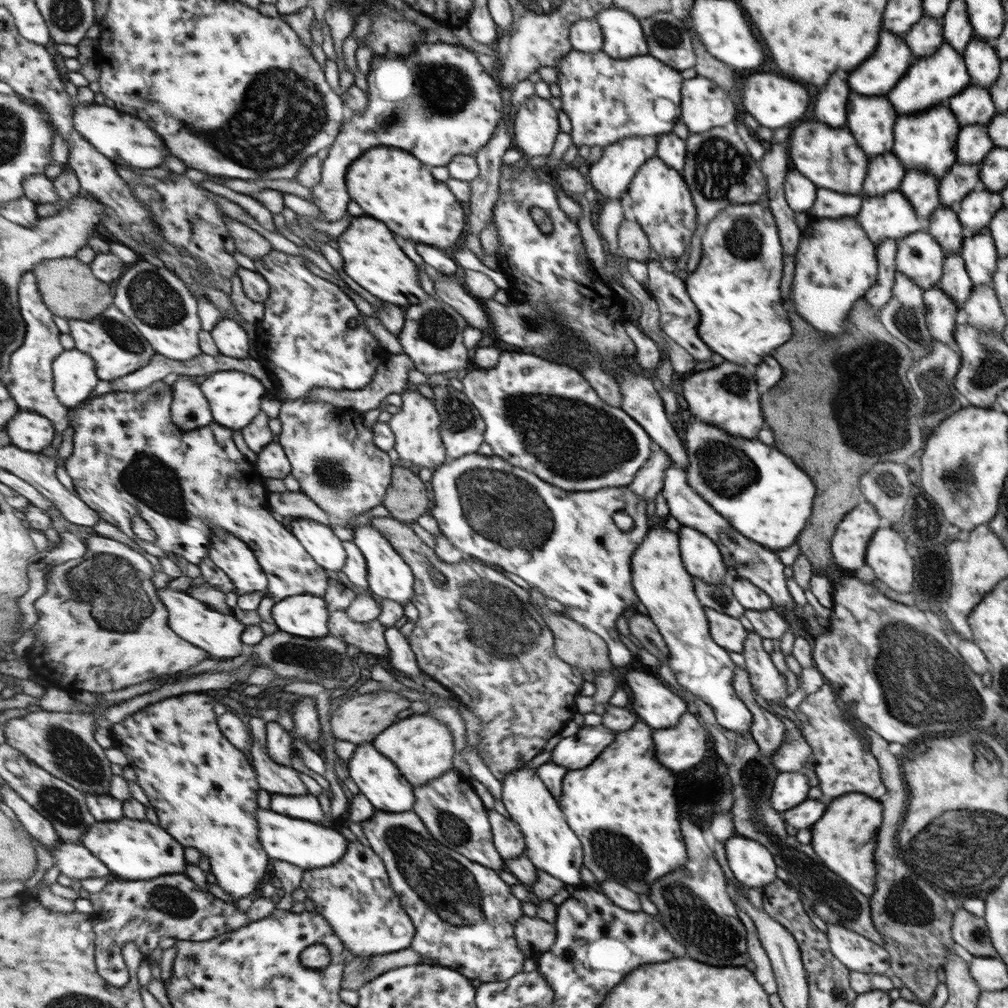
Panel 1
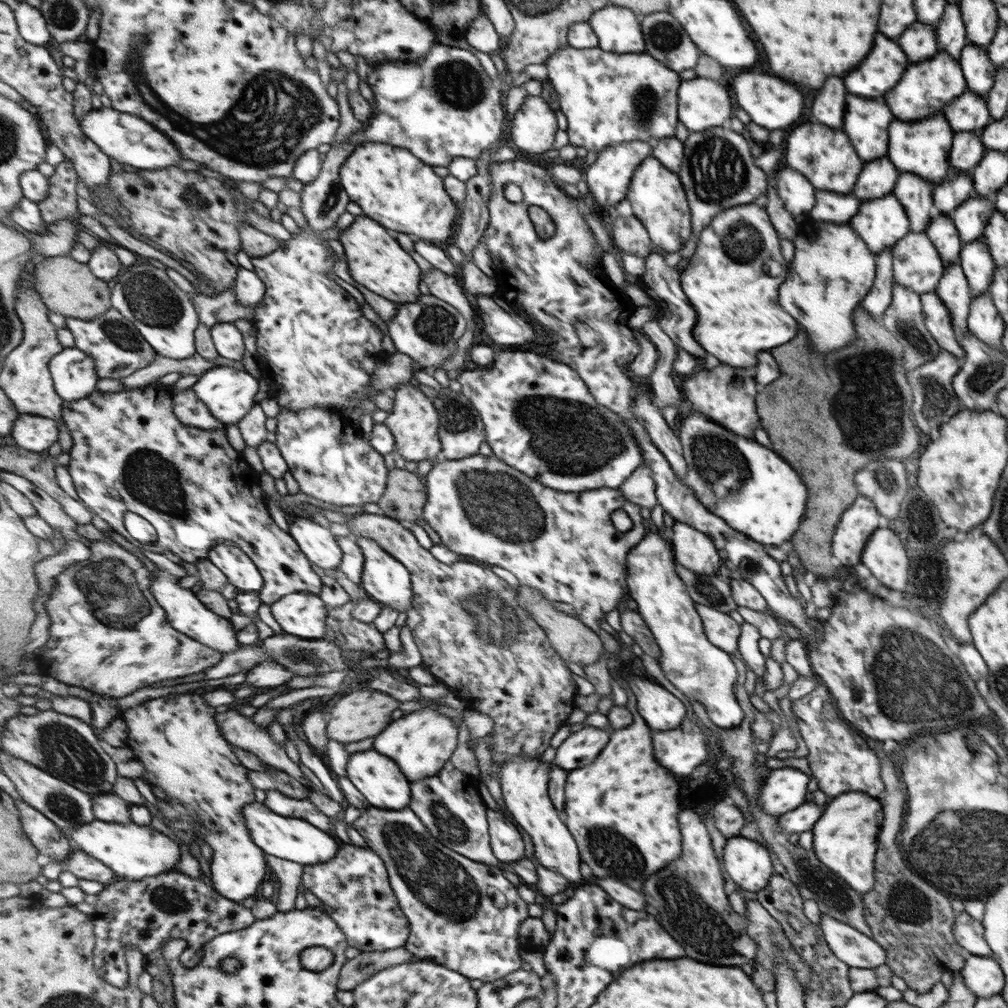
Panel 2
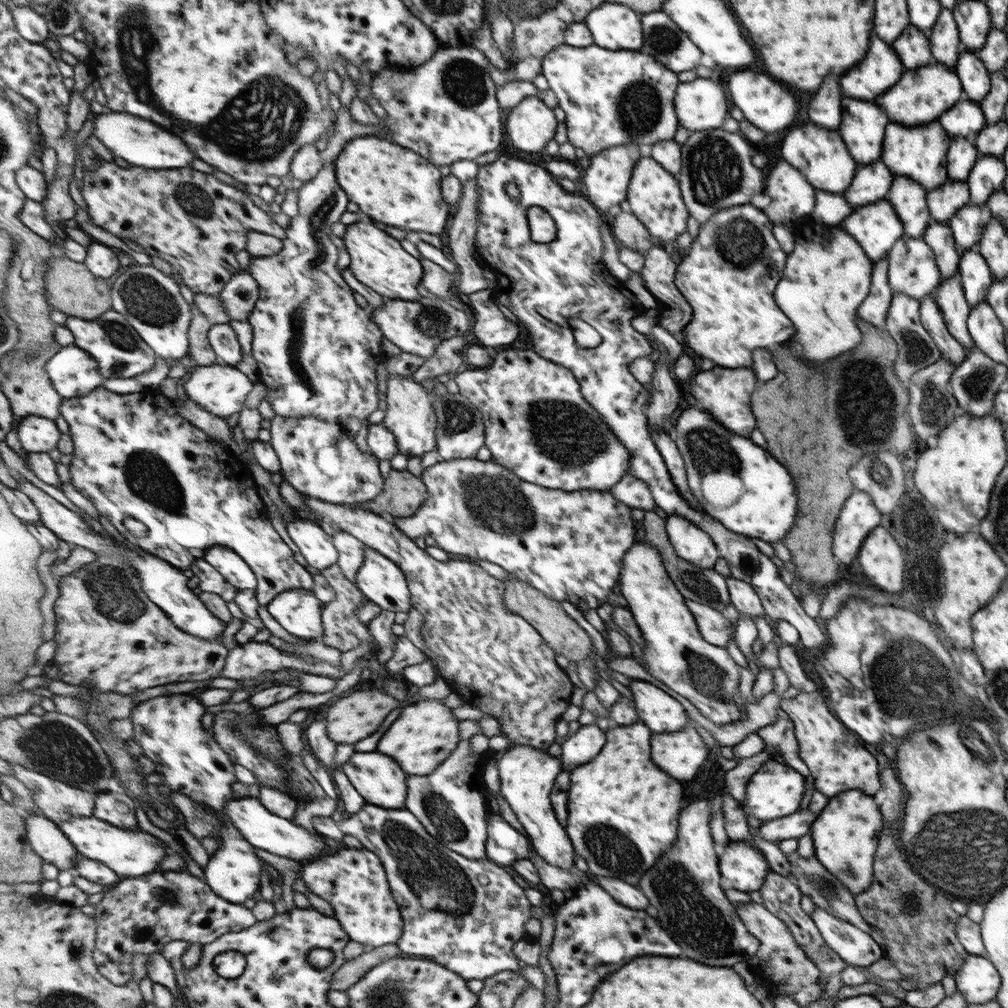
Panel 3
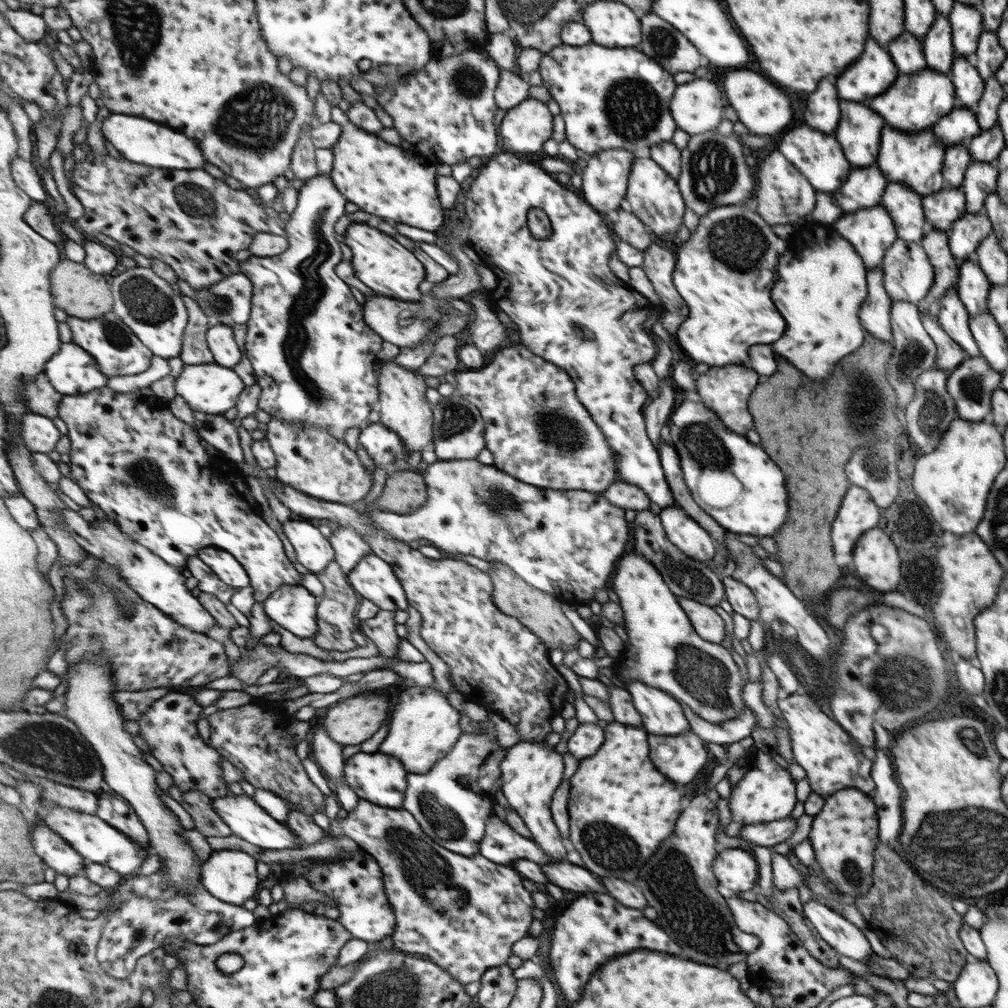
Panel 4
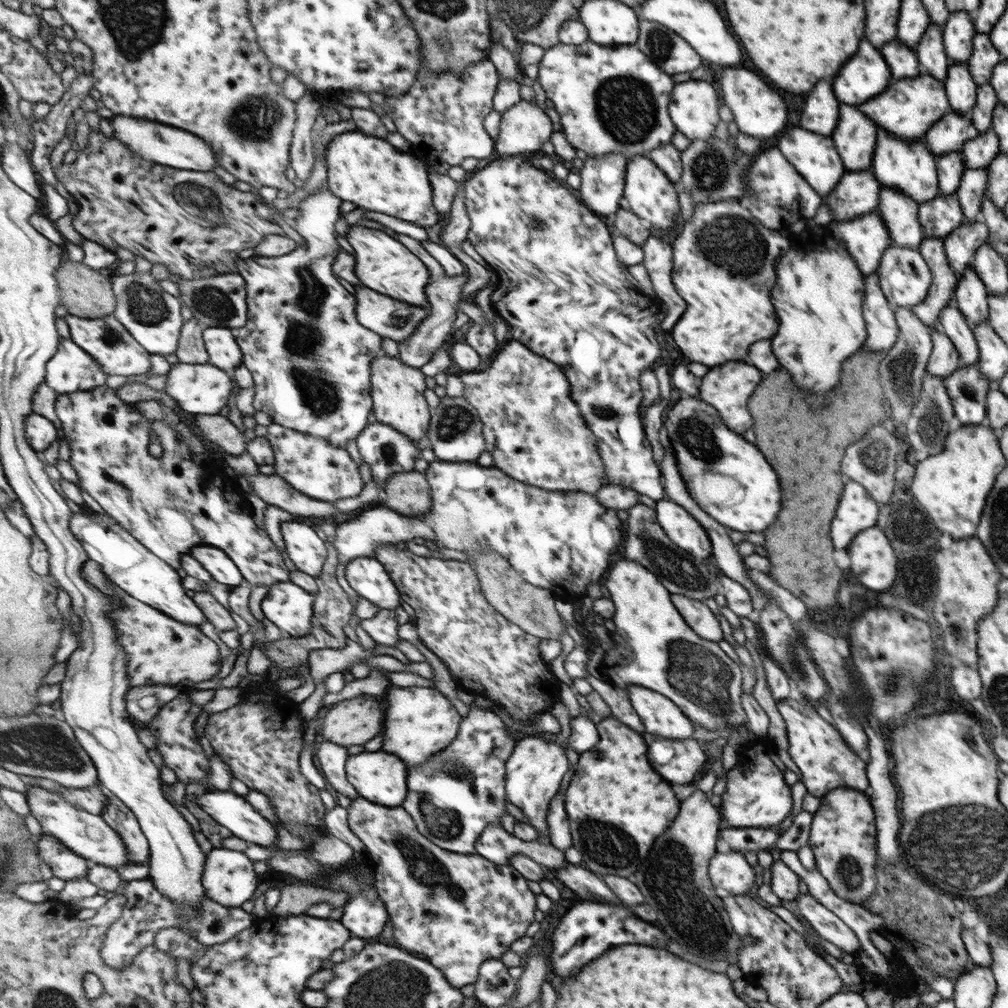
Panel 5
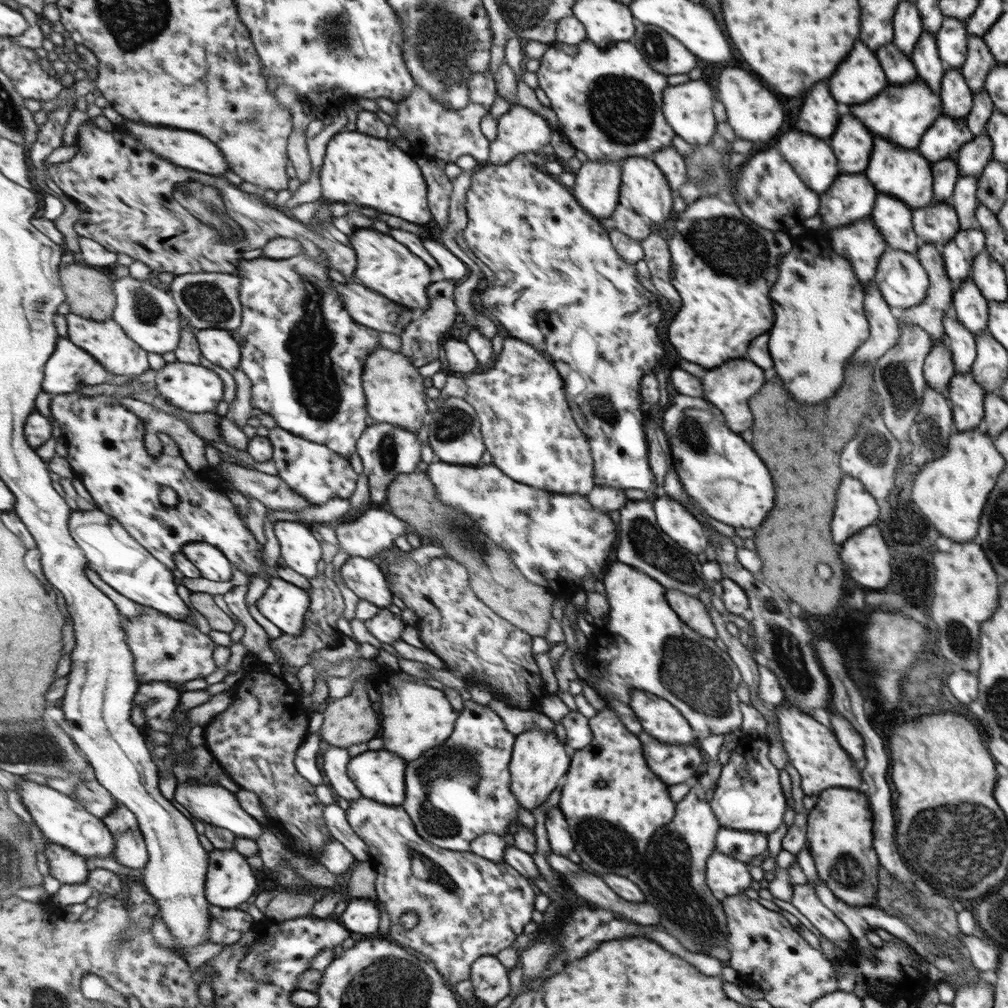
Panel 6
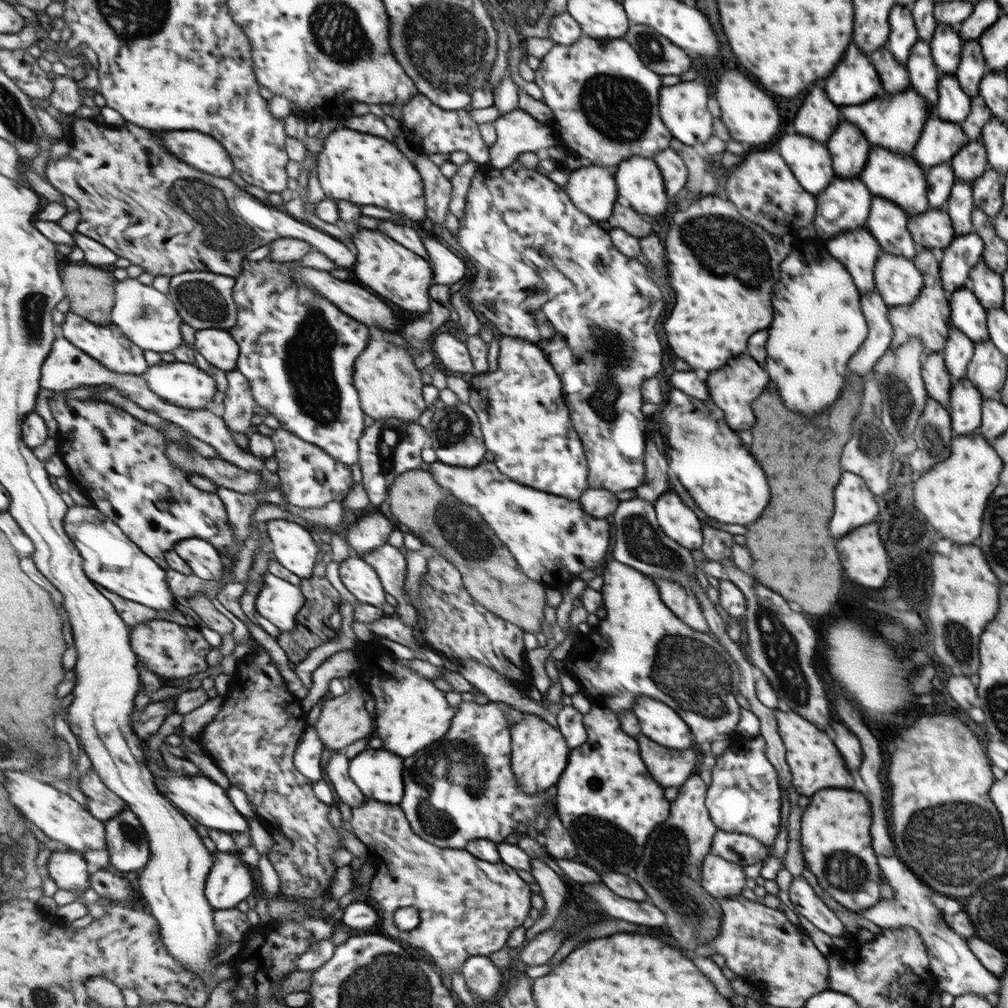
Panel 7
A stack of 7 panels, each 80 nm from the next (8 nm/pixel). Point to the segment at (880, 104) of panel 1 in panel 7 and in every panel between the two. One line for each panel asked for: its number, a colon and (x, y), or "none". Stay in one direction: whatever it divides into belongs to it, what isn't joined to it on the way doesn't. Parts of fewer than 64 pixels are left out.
2: (866, 122)
3: (862, 127)
4: (859, 129)
5: (855, 133)
6: (852, 142)
7: (849, 149)

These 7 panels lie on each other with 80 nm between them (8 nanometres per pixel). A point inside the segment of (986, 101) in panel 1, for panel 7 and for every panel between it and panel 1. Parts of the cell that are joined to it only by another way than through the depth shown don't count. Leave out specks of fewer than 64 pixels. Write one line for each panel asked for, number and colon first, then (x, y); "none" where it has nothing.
2: (968, 112)
3: (965, 119)
4: (958, 125)
5: (948, 134)
6: (942, 139)
7: (940, 140)

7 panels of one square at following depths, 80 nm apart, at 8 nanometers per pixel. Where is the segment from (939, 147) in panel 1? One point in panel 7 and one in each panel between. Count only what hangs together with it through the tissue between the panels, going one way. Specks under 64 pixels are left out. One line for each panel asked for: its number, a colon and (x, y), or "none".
2: (921, 147)
3: (917, 152)
4: (915, 159)
5: (907, 166)
6: (903, 173)
7: (899, 178)

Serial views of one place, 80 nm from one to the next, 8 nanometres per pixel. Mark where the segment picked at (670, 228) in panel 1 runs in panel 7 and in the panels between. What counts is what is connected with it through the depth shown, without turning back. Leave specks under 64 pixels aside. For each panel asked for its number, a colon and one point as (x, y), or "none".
2: (657, 200)
3: (653, 196)
4: (652, 195)
5: (650, 195)
6: (645, 188)
7: (640, 185)

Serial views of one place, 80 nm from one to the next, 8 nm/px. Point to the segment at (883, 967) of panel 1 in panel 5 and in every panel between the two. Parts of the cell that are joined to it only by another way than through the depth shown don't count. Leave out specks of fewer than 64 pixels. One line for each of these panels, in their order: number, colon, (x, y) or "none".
2: (850, 946)
3: (856, 948)
4: (844, 938)
5: (828, 926)

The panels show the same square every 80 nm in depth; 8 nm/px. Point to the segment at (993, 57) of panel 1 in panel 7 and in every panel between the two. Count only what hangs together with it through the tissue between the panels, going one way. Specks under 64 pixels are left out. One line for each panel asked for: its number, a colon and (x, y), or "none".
2: (979, 74)
3: (974, 78)
4: (968, 85)
5: (961, 90)
6: (956, 99)
7: (953, 105)

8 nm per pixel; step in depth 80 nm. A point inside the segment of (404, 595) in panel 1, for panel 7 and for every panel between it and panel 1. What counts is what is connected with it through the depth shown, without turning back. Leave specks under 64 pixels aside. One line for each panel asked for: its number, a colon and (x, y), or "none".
2: (387, 580)
3: (383, 581)
4: (374, 578)
5: (369, 577)
6: (365, 577)
7: (361, 578)

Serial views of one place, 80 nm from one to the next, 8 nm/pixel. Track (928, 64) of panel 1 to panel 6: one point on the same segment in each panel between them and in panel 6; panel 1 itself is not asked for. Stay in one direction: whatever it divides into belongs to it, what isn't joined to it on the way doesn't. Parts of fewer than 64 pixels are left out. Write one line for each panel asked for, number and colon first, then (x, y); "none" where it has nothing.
2: (925, 88)
3: (923, 94)
4: (916, 101)
5: (908, 109)
6: (902, 115)

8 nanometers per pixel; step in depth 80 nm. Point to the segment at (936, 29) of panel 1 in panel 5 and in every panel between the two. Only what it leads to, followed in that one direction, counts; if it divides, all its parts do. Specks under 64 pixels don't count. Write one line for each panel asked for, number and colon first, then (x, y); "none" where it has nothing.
2: (919, 42)
3: (913, 48)
4: (906, 52)
5: (901, 59)

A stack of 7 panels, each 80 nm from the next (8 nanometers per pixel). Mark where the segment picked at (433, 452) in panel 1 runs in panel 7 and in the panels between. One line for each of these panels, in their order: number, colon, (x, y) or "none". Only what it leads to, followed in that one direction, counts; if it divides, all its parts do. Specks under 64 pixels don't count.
2: (415, 422)
3: (410, 415)
4: (404, 407)
5: (398, 389)
6: (394, 387)
7: (388, 380)

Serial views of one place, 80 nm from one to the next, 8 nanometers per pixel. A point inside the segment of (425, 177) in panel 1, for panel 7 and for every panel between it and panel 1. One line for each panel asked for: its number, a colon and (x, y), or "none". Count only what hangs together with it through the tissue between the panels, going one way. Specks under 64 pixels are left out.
2: (392, 185)
3: (392, 184)
4: (376, 176)
5: (363, 169)
6: (357, 168)
7: (365, 169)

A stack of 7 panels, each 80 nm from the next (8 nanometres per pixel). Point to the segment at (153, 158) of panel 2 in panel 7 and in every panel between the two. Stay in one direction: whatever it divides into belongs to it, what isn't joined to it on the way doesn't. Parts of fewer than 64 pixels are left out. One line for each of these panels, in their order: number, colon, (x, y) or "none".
3: (139, 142)
4: (139, 140)
5: (160, 143)
6: (190, 150)
7: (203, 152)

